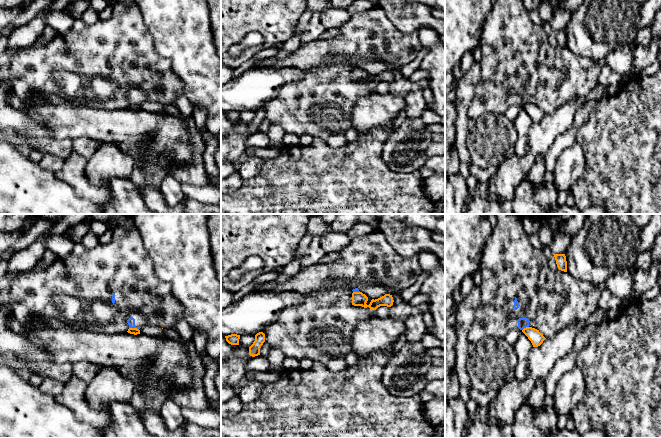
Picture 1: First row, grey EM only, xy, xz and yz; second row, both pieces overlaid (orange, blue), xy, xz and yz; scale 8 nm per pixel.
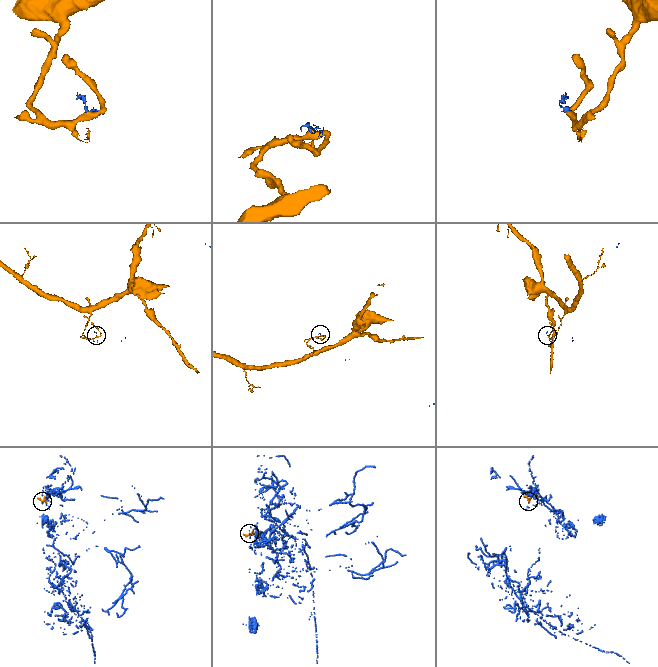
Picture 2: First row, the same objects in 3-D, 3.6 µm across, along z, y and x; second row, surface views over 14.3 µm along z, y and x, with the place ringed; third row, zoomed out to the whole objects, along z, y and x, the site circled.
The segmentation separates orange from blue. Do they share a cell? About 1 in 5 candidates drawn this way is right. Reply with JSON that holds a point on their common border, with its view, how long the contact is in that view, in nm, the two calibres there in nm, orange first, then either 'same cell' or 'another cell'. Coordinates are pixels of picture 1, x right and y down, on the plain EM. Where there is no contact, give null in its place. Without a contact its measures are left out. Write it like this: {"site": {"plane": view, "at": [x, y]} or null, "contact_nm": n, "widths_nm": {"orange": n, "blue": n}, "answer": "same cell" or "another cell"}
{"site": {"plane": "xy", "at": [134, 104]}, "contact_nm": 80, "widths_nm": {"orange": 60, "blue": 60}, "answer": "another cell"}

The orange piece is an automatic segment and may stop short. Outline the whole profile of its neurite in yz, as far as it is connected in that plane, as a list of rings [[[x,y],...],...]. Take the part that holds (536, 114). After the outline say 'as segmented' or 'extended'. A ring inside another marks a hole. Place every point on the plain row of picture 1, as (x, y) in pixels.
[[[526,103],[522,106],[522,108],[528,113],[528,115],[531,117],[533,123],[540,122],[543,117],[546,115],[542,109],[539,108],[539,106],[532,104],[532,103]]] | as segmented

